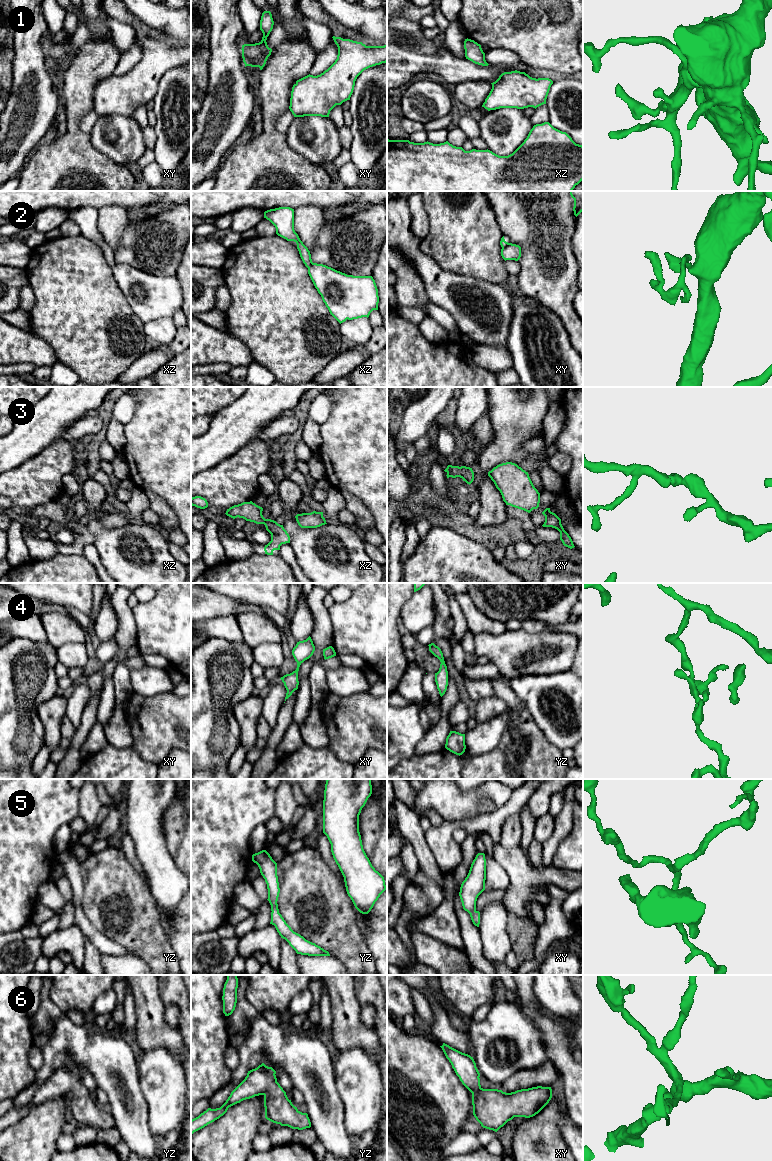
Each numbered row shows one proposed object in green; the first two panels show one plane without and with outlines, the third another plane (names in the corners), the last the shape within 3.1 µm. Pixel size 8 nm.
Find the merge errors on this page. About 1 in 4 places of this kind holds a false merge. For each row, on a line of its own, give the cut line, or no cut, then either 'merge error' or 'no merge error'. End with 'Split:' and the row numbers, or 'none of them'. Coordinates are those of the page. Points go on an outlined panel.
1: no cut | no merge error
2: xz (311, 261), (307, 267) | merge error
3: no cut | no merge error
4: no cut | no merge error
5: no cut | no merge error
6: no cut | no merge error
Split: 2

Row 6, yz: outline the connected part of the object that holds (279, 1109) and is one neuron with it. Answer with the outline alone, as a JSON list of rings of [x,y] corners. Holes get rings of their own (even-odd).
[[[264,1063],[248,1071],[245,1079],[231,1092],[226,1102],[216,1109],[208,1108],[191,1120],[191,1135],[223,1116],[229,1107],[255,1096],[264,1096],[265,1118],[281,1126],[303,1130],[311,1127],[307,1113],[300,1112],[277,1082],[276,1071]]]

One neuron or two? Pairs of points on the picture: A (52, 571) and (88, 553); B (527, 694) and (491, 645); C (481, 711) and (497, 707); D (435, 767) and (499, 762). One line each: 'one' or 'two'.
A: two
B: two
C: one
D: two

